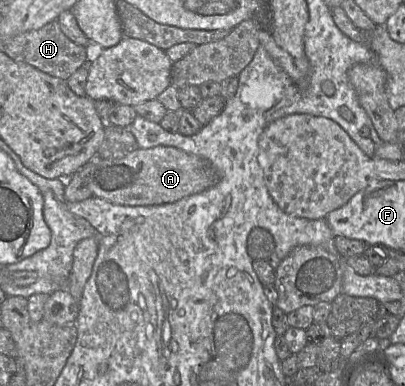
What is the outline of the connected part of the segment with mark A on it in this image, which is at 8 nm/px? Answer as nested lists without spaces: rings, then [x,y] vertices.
[[[169,146],[138,148],[120,159],[95,157],[79,170],[92,196],[126,206],[173,203],[211,188],[220,179],[206,159]]]

